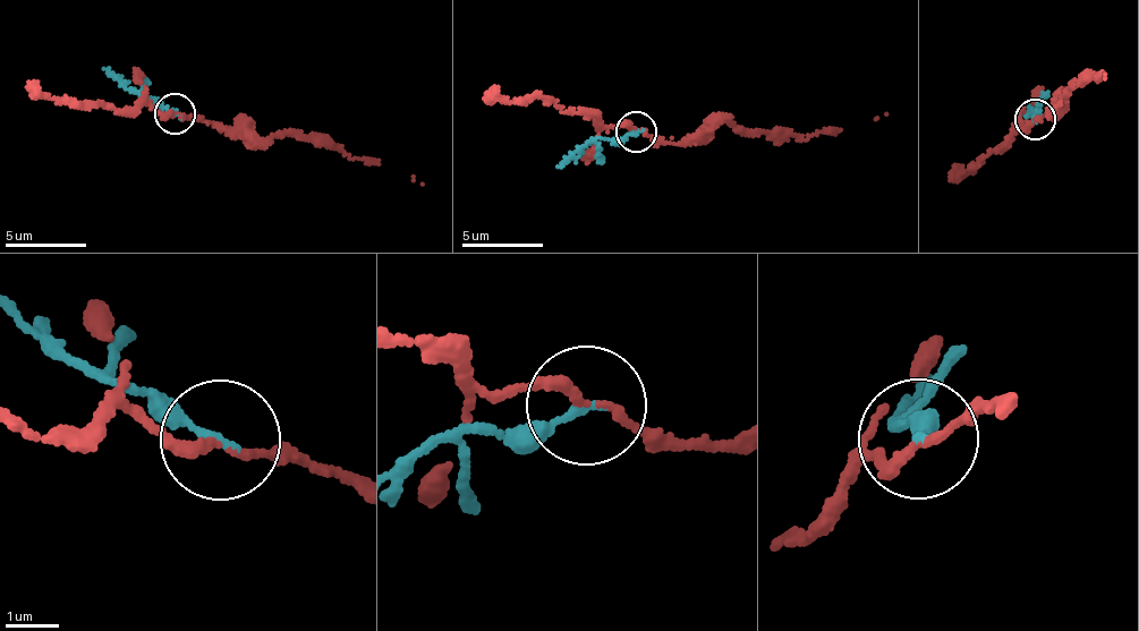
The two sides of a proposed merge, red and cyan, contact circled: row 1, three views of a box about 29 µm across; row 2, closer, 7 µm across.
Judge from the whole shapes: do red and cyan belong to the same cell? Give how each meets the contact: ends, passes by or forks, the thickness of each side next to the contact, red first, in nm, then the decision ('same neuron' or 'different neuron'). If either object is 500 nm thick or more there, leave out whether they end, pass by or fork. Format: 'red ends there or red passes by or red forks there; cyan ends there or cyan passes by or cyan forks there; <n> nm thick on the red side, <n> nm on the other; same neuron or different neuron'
red passes by; cyan ends there; 160 nm thick on the red side, 190 nm on the other; different neuron

